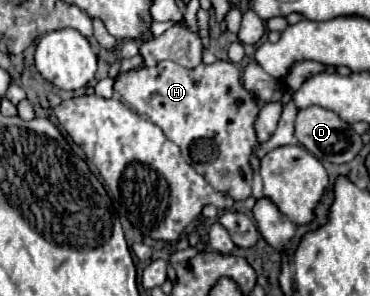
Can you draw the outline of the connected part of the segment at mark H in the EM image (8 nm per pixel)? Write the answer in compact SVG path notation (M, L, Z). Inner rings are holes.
M161 61L161 65L153 69L129 71L115 79L115 91L121 99L139 115L147 115L151 123L163 129L167 139L171 139L179 149L185 161L207 181L211 187L233 201L245 201L251 197L251 179L253 167L251 157L257 147L257 133L255 133L255 119L261 111L261 103L255 101L239 81L239 71L231 61L215 61L211 65L199 65L197 69L183 69L173 61Z

